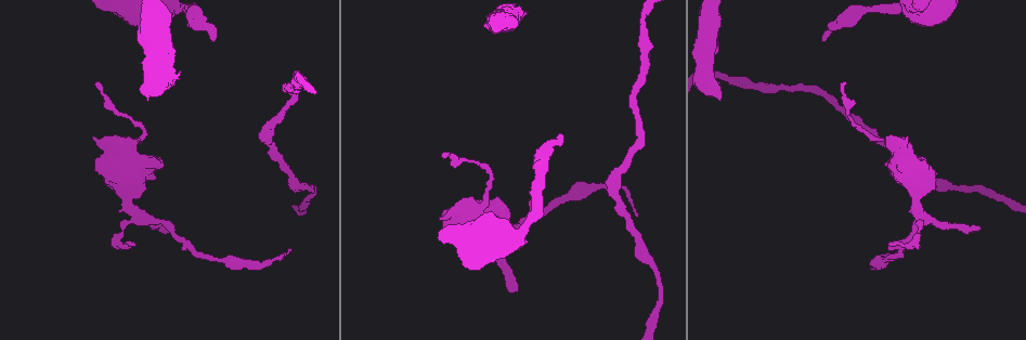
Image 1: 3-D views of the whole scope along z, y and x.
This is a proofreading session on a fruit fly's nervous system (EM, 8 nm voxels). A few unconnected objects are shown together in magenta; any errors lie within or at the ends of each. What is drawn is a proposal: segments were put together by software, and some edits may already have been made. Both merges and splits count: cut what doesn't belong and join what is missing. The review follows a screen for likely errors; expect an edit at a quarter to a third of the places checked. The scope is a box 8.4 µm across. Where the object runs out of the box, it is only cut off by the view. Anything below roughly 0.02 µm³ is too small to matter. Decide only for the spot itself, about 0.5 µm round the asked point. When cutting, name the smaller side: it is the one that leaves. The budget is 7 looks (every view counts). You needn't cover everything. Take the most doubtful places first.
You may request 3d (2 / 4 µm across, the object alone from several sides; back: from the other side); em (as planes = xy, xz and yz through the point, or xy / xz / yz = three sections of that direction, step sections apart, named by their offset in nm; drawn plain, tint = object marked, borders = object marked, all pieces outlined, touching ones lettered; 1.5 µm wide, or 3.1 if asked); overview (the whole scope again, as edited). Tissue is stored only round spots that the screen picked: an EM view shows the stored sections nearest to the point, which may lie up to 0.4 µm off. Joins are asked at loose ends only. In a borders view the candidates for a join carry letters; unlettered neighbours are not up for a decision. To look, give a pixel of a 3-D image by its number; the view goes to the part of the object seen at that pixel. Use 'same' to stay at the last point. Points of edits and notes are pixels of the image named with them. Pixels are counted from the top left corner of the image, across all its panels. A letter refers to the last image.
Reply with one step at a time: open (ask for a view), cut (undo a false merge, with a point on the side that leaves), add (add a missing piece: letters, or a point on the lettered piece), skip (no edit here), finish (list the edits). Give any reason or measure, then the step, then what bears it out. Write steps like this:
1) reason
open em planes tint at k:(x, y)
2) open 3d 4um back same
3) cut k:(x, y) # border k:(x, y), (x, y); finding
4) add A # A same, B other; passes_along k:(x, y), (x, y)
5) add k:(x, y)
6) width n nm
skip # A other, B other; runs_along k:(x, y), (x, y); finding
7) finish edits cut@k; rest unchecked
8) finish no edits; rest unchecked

end of a long branch
open 3d 2um at 1:(558, 135)

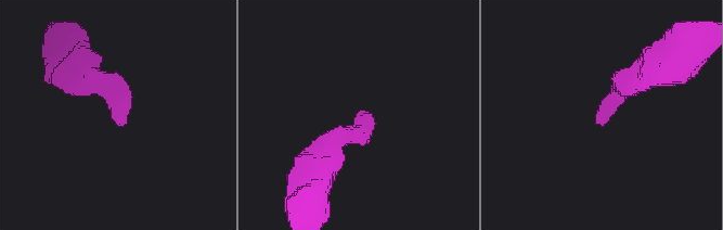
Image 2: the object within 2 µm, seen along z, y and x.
open em yz step 4 tint at 2:(601, 126)

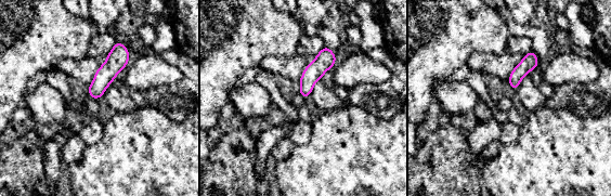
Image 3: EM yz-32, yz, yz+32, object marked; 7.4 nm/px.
open em planes borders same

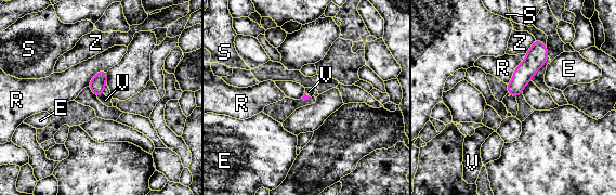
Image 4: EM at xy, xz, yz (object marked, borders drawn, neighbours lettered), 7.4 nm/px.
add 4:(105, 100) # E other, R other, S other, V same, Z other; passes_along 4:(96, 85), (100, 95), (105, 100); it goes on there

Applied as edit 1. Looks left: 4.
stops while still wide
open 3d 2um at 1:(148, 100)

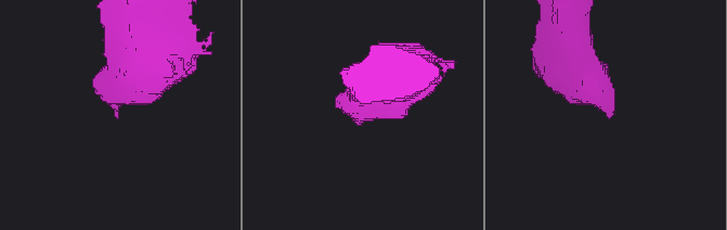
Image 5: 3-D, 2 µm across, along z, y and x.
open em yz step 4 borders at 5:(364, 120)

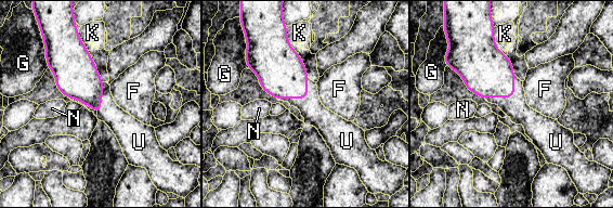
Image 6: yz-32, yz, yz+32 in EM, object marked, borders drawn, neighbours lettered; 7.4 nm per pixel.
open em xy step 4 borders same

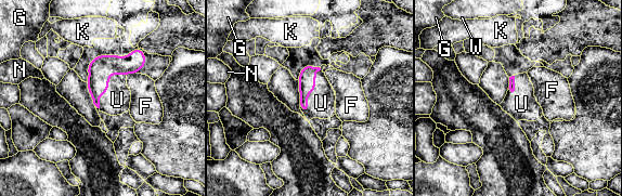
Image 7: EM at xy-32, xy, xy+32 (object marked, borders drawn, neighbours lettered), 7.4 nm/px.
add 7:(117, 100) # F other, G other, K other, N other, U same, W other; passes_along 7:(100, 68), (107, 86), (117, 100); it goes on there

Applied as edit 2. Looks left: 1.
branch stops here
open em xz step 4 borders at 1:(513, 292)

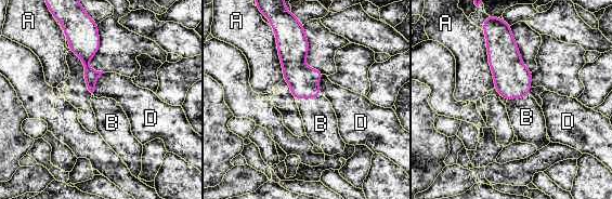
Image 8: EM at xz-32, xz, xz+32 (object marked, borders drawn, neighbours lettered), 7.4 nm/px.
add 8:(321, 123) # A other, B same, D other; it goes on there

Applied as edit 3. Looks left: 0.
finish edits add@4, add@7, add@8; rest unchecked

